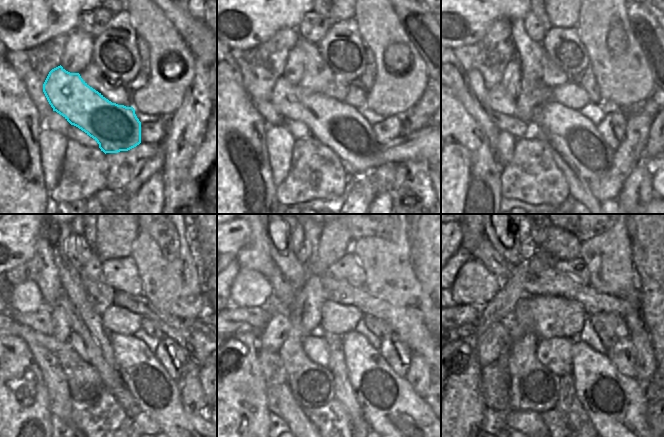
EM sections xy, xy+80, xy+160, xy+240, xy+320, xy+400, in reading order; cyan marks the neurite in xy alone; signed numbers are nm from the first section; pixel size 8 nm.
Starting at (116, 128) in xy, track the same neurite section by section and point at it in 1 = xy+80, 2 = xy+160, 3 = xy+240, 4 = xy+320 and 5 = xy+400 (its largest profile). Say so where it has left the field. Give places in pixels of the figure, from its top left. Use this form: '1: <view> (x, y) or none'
1: xy+80 (340, 127)
2: xy+160 (574, 136)
3: xy+240 (158, 395)
4: xy+320 (389, 404)
5: xy+400 (617, 405)

